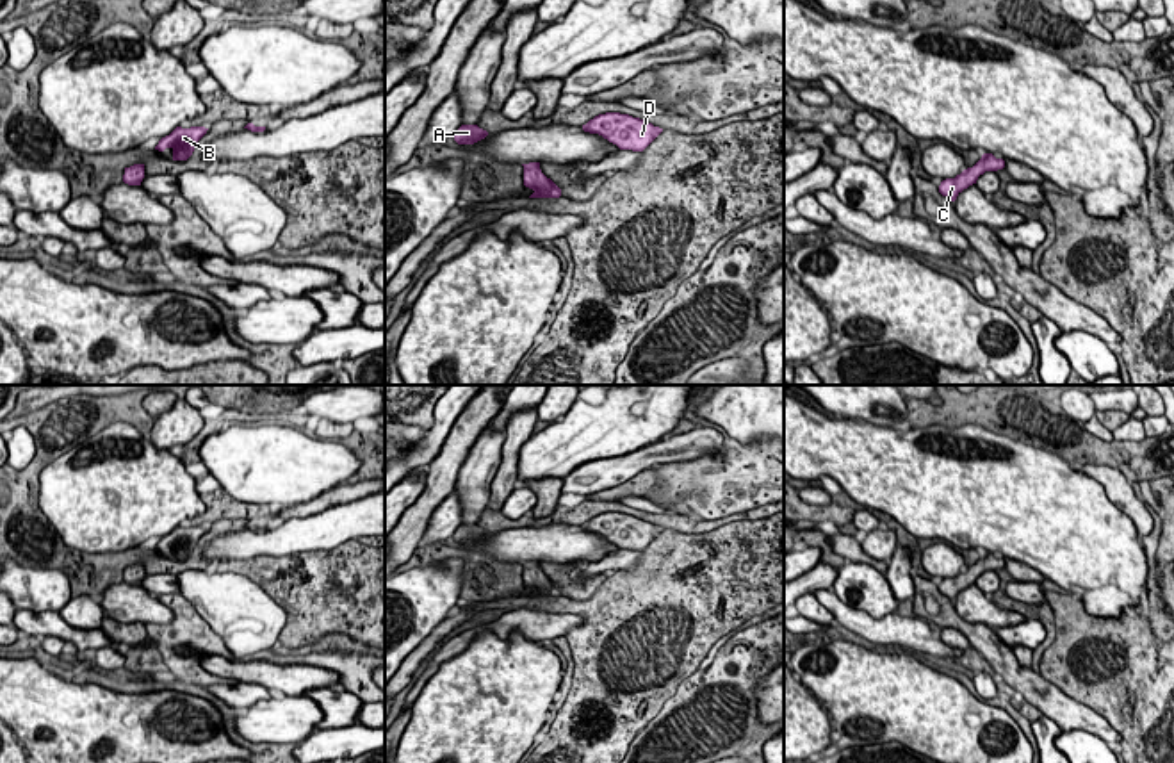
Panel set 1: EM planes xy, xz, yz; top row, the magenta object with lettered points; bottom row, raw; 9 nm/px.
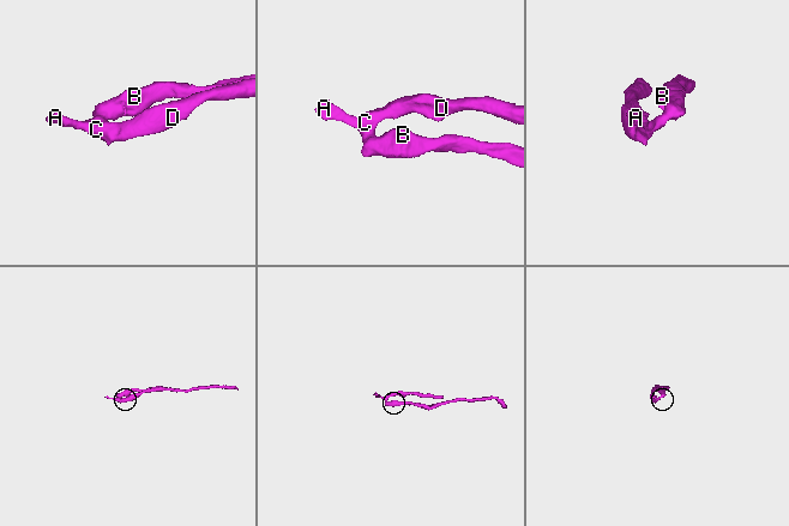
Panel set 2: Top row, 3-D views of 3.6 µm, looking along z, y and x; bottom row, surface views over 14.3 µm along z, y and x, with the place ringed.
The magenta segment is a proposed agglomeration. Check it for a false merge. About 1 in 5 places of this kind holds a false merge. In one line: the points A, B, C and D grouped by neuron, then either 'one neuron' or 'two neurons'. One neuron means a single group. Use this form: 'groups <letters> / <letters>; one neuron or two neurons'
groups A B C D; one neuron

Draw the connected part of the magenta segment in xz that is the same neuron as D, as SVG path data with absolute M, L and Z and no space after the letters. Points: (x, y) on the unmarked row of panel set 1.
M620 512L599 513L583 524L584 531L599 533L620 549L643 551L663 528Z

